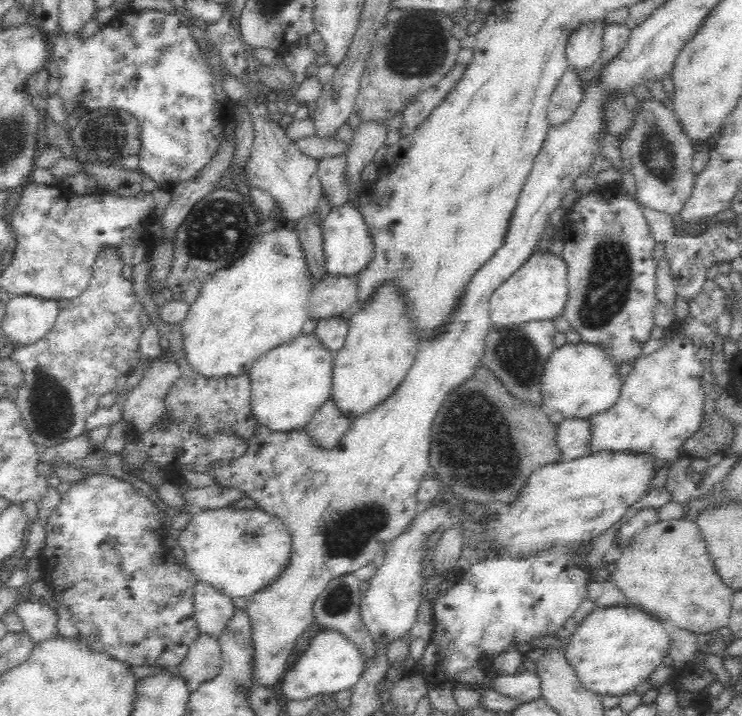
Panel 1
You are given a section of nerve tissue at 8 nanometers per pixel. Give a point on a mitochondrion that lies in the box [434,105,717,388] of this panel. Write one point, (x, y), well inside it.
(607, 290)

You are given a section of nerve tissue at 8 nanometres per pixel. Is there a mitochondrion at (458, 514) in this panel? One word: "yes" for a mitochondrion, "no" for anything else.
no

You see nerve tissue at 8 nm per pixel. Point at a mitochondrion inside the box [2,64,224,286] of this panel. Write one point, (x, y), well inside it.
(119, 125)

